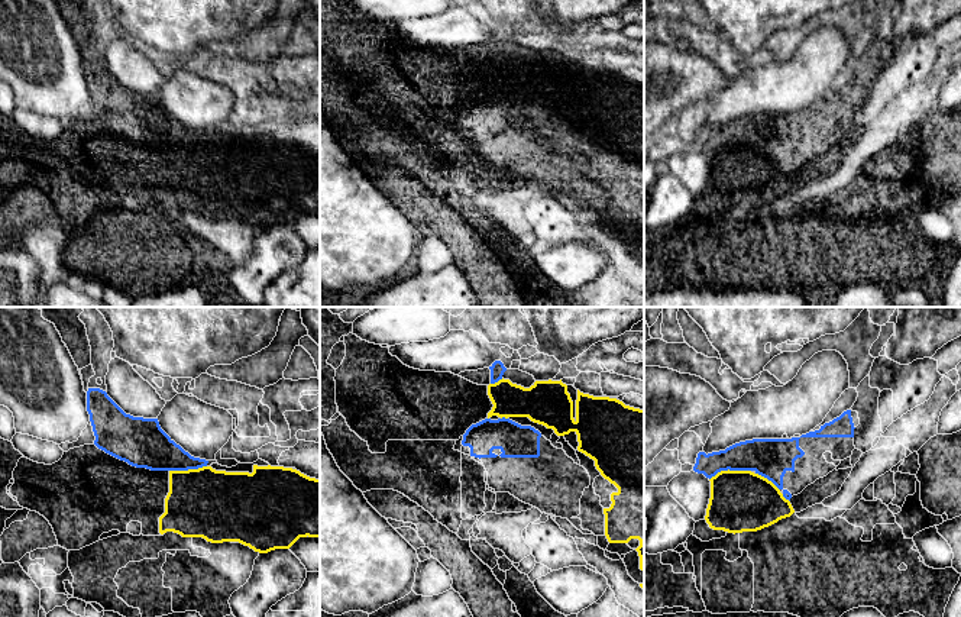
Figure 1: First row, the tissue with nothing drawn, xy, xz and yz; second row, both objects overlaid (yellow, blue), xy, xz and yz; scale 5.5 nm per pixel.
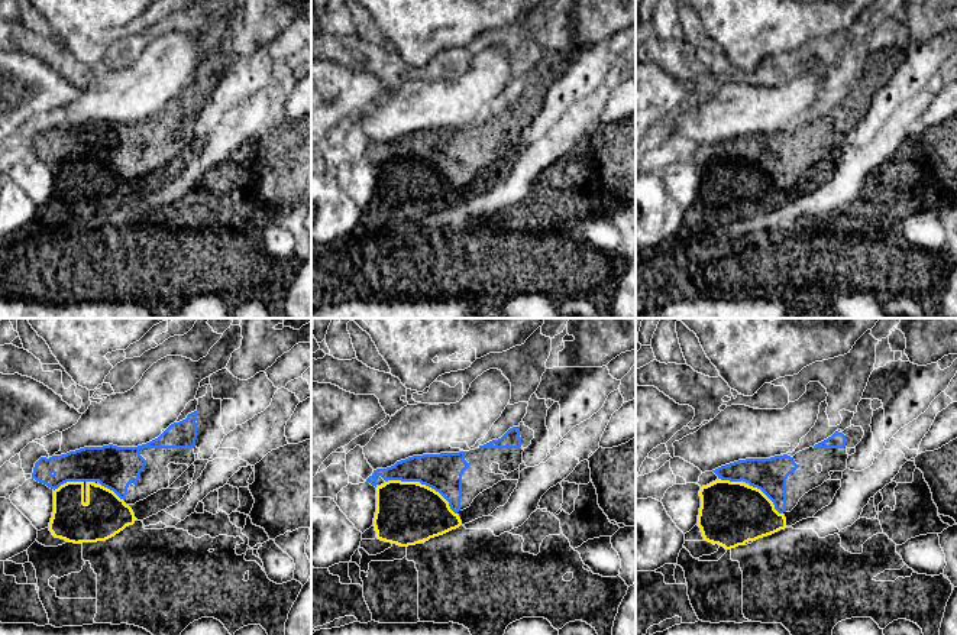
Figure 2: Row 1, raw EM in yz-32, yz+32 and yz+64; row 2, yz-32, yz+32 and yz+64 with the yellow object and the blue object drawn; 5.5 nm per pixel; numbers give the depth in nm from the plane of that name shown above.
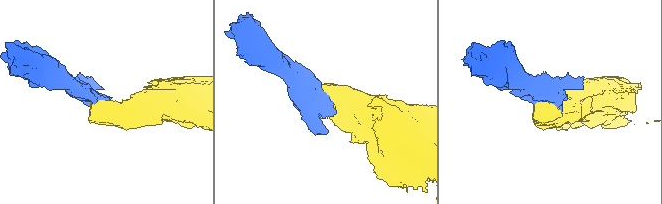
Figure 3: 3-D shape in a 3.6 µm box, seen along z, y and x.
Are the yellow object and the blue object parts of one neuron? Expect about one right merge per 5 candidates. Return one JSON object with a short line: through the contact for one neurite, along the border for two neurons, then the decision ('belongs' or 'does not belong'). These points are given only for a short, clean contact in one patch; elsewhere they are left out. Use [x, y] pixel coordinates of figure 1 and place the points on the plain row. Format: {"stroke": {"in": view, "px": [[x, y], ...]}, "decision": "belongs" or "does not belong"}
{"stroke": {"in": "yz", "px": [[740, 177], [728, 145], [741, 133], [770, 133]]}, "decision": "belongs"}

